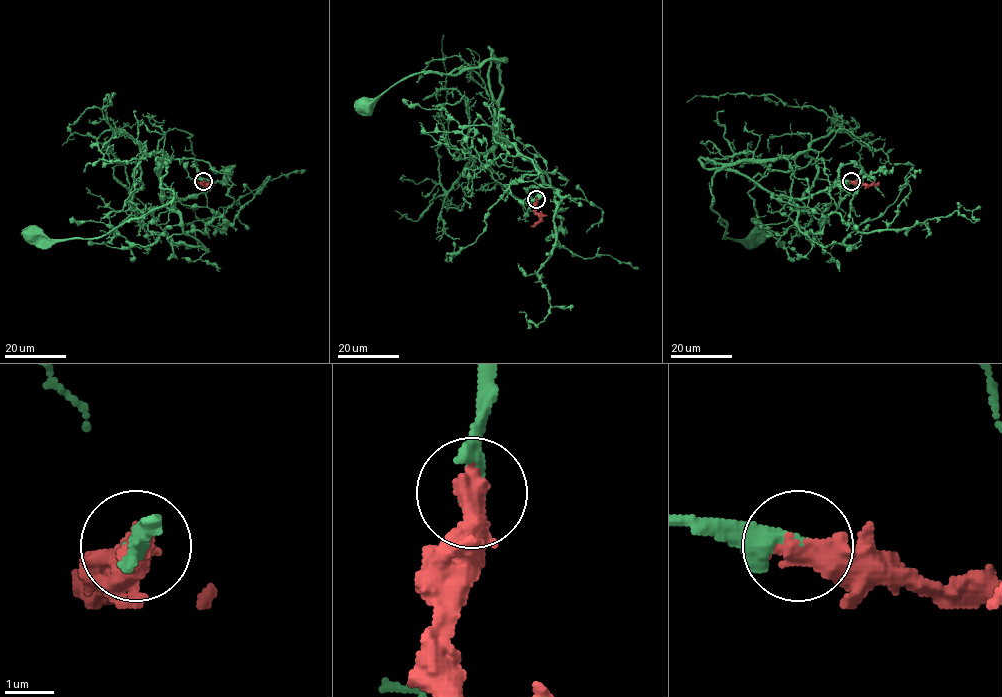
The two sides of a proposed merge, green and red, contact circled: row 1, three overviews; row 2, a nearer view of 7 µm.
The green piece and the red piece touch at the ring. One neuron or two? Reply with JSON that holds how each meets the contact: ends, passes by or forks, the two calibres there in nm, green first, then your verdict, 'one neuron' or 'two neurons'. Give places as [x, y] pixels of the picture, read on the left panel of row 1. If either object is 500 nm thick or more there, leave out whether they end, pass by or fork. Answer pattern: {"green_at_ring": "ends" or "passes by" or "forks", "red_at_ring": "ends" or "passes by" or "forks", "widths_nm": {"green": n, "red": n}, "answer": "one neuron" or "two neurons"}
{"widths_nm": {"green": 400, "red": 550}, "answer": "one neuron"}

